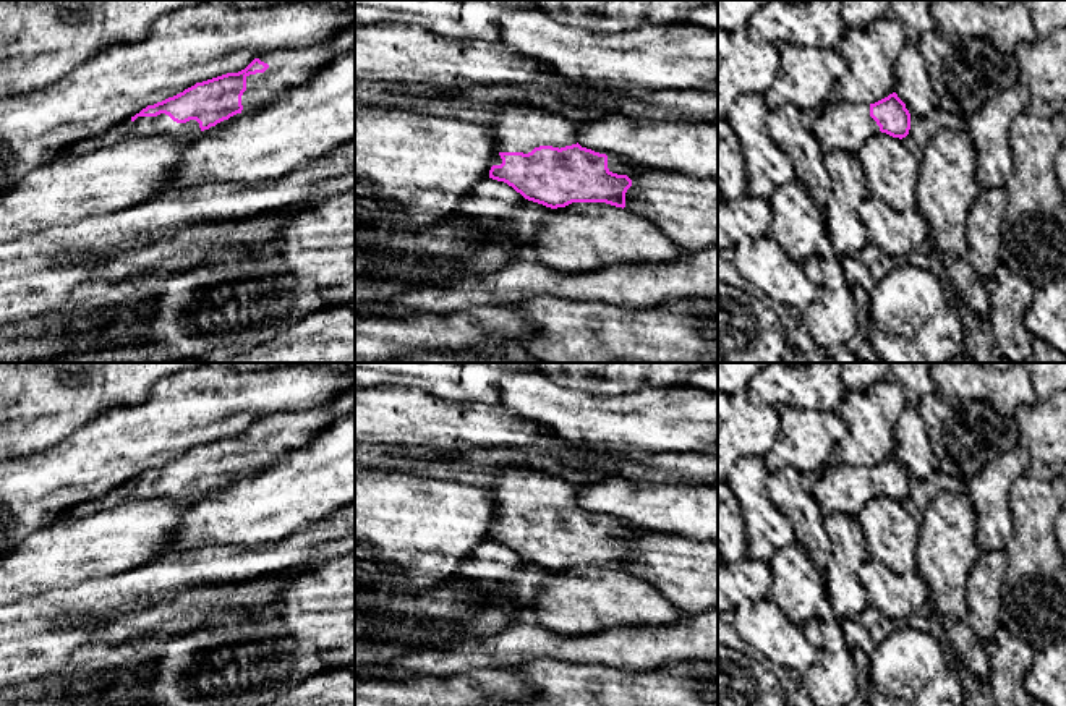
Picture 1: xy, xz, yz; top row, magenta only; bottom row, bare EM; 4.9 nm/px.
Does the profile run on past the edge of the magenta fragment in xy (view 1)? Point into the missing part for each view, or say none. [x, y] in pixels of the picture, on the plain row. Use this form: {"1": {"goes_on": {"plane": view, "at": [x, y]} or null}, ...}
{"1": {"goes_on": {"plane": "xy", "at": [287, 429]}}}

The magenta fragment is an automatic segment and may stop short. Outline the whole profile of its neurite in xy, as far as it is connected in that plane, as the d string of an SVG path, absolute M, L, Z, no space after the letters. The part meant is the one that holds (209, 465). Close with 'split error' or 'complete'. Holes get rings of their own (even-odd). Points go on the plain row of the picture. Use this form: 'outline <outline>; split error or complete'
outline M355 384L342 392L339 400L324 408L309 411L279 411L267 418L254 421L245 432L227 436L185 452L154 468L147 468L130 481L133 489L126 502L136 500L183 500L198 494L209 492L230 479L261 470L266 463L274 461L280 453L305 445L314 431L327 427L337 418L355 408Z; split error

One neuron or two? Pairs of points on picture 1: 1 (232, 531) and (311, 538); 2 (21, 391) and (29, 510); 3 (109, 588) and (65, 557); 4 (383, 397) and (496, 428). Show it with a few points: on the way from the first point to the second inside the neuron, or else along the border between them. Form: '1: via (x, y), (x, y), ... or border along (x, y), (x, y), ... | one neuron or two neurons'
1: border along (321, 520), (271, 543), (250, 546) | two neurons
2: border along (62, 439), (41, 450), (17, 455) | two neurons
3: border along (133, 569), (59, 588) | two neurons
4: via (410, 420), (434, 425), (469, 425) | one neuron

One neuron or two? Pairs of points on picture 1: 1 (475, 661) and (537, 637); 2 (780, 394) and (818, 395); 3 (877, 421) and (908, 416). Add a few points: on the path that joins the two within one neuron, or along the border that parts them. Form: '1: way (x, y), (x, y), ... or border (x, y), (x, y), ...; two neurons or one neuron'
1: way (490, 653), (522, 642); one neuron
2: way (789, 394), (809, 394); one neuron
3: border (909, 402), (895, 425), (893, 454); two neurons

